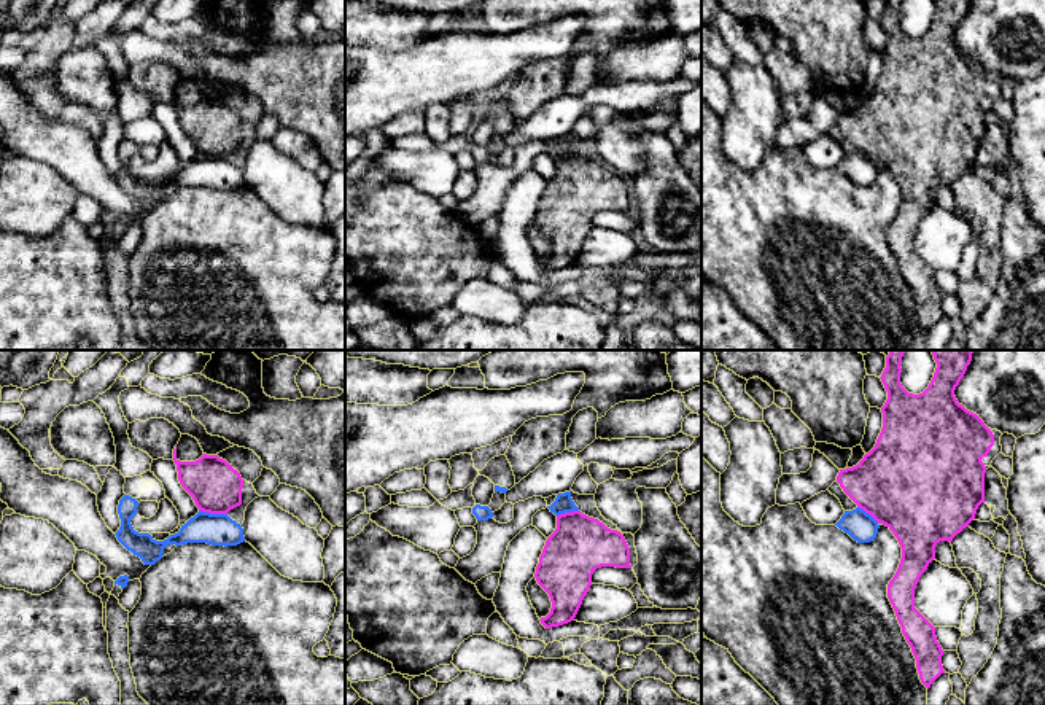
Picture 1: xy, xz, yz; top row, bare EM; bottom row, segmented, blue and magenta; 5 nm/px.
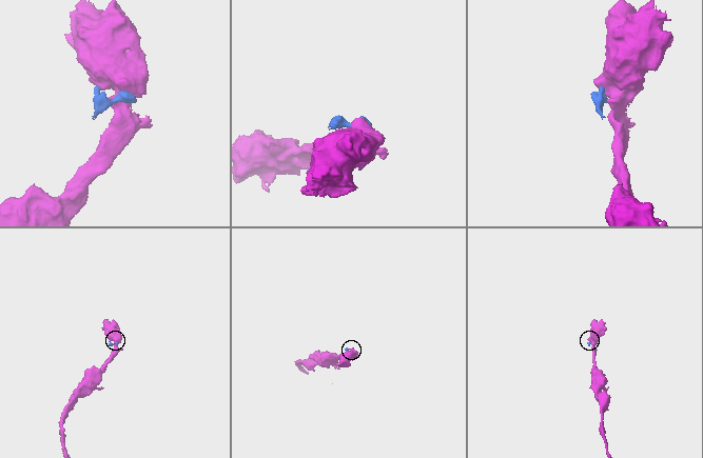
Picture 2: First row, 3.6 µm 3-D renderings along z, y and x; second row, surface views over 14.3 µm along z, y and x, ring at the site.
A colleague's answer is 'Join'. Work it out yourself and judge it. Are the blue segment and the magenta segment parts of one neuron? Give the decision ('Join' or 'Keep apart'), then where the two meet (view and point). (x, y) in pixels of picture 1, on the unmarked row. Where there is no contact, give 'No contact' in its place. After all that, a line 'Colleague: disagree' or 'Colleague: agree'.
Keep apart. Touches blue at xy (213, 158)
Colleague: disagree

